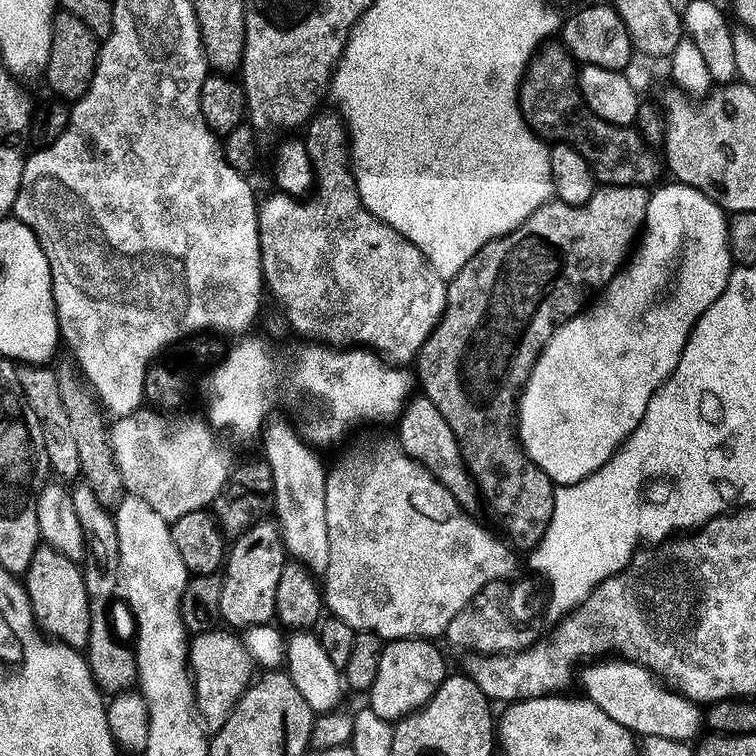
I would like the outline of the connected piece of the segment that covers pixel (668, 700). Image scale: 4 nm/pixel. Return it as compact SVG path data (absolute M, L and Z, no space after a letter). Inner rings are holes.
M596 658L579 669L578 684L579 680L584 687L583 695L592 700L594 706L606 710L614 722L637 737L657 736L663 740L692 742L701 735L701 705L665 684L655 672L641 664L623 658Z

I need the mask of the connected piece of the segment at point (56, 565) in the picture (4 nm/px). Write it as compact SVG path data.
M41 546L34 550L30 566L22 573L22 583L32 603L36 623L51 639L84 650L90 634L90 602L86 594L86 582L81 567L73 560L58 554L58 550Z

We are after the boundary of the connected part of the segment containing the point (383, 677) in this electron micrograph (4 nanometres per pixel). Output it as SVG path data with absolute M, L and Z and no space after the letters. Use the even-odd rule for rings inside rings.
M428 638L410 640L393 640L385 643L382 658L378 658L378 678L374 678L374 686L367 693L367 703L374 714L394 722L411 715L436 693L444 680L444 656L435 648Z

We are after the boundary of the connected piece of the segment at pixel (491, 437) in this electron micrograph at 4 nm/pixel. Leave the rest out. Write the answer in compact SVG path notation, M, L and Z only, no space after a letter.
M605 184L602 190L597 190L585 204L567 204L553 198L547 204L538 206L538 210L531 212L516 227L514 232L508 232L504 236L486 242L474 254L474 258L470 258L470 262L466 262L466 266L462 266L462 270L458 270L458 274L447 281L448 293L446 294L445 309L442 310L437 324L433 326L432 332L426 338L414 359L414 367L416 366L417 372L415 372L415 375L418 377L419 387L420 384L424 387L421 388L423 395L428 396L430 402L434 402L434 406L438 406L438 414L442 414L442 418L446 418L450 430L454 430L454 438L460 447L464 466L468 473L472 475L472 483L476 485L477 493L483 499L484 496L488 499L488 508L492 511L493 518L504 527L505 533L503 532L503 535L510 541L513 549L521 550L520 548L525 548L525 550L531 550L544 539L546 526L550 522L554 510L554 494L556 493L552 480L537 464L533 464L528 459L523 446L520 444L518 428L514 423L518 416L518 397L532 372L532 367L536 364L536 359L540 356L541 350L547 346L549 338L565 322L575 318L585 305L616 277L616 273L629 259L634 240L631 240L628 236L634 235L633 237L635 237L644 227L643 211L638 207L638 204L636 208L636 200L632 197L638 195L639 192L642 192L642 188L638 184Z

